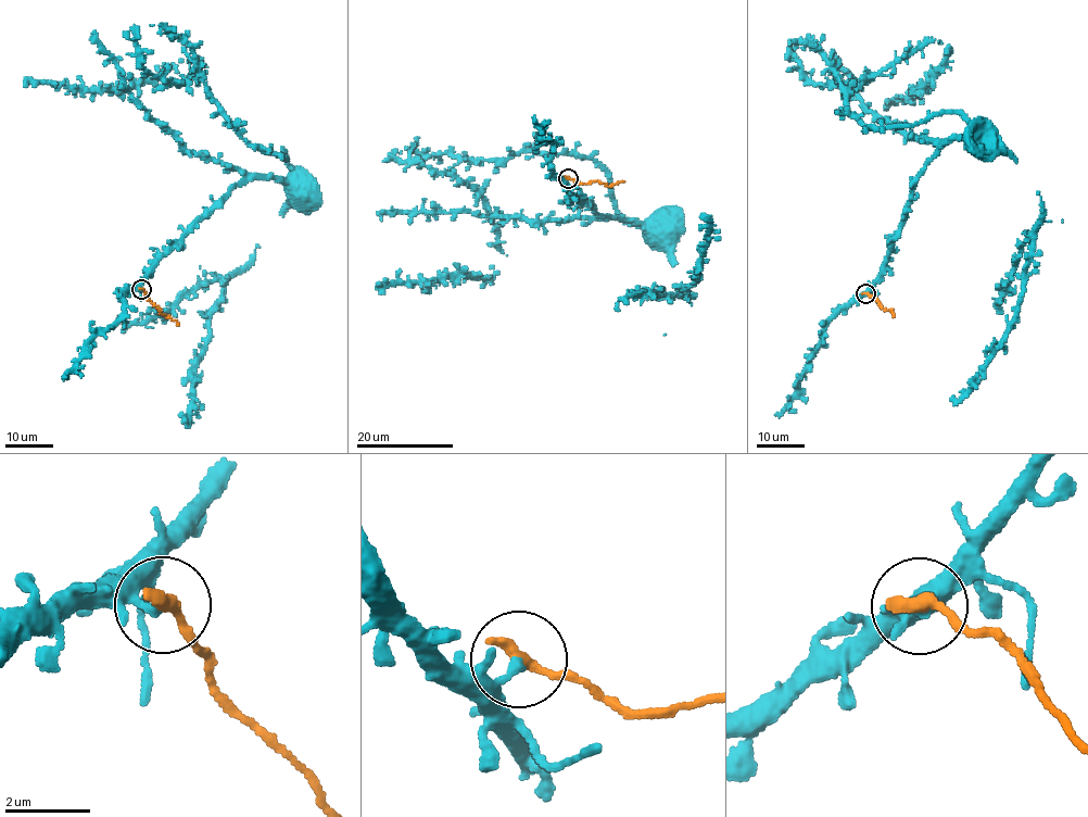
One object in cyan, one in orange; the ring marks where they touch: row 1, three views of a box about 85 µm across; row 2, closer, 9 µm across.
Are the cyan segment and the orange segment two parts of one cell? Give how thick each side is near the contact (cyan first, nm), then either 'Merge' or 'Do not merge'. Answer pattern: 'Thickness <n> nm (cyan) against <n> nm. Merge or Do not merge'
Thickness 200 nm (cyan) against 360 nm. Do not merge

